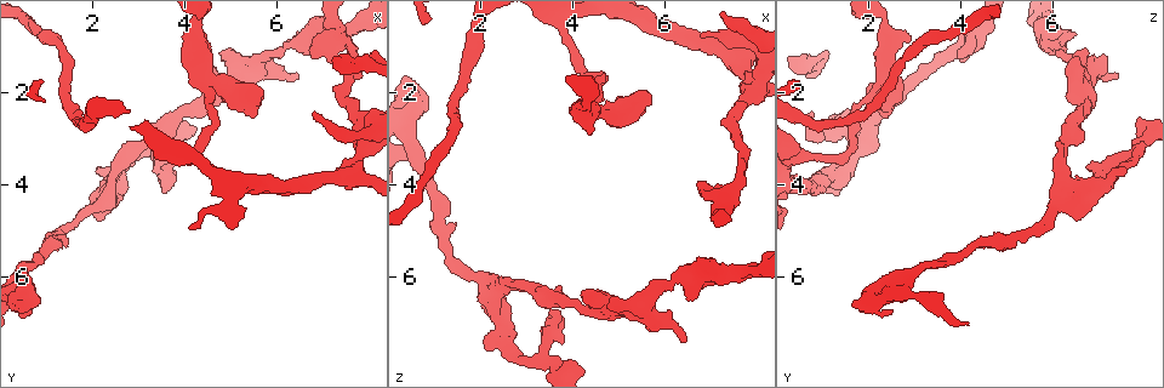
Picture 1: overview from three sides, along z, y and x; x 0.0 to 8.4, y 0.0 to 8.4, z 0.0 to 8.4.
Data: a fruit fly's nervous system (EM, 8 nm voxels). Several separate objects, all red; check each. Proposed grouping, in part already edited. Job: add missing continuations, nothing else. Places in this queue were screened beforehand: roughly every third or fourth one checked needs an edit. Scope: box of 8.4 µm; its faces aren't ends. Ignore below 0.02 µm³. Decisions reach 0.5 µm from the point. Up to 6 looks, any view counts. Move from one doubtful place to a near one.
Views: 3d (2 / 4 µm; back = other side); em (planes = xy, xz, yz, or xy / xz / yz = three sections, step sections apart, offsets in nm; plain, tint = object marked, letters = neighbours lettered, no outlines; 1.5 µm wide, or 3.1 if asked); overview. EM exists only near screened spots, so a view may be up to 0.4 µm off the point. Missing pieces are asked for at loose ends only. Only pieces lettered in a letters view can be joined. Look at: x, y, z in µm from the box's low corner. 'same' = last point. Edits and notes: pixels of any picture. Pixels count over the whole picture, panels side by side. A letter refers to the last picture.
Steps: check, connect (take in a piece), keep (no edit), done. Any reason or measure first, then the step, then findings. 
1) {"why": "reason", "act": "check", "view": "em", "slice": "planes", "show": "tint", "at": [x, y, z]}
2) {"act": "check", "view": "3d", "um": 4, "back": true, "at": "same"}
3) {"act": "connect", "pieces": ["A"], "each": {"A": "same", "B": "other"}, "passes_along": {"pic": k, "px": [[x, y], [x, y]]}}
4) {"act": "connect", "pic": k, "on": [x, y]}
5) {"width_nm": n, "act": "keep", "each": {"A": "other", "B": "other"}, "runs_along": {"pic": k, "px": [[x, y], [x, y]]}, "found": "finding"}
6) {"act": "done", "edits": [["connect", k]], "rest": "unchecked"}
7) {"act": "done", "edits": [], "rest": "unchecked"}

{"why": "branch stops here", "act": "check", "view": "3d", "um": 4, "at": [6.45, 1.60, 7.40]}

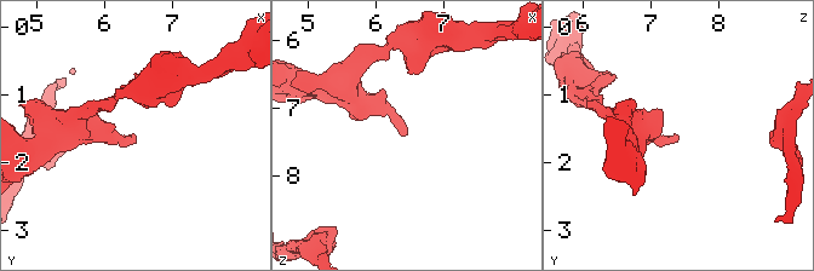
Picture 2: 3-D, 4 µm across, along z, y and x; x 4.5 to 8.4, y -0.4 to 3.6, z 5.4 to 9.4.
{"why": "need the tissue", "act": "check", "view": "em", "slice": "planes", "show": "letters", "at": [6.40, 1.60, 7.40]}

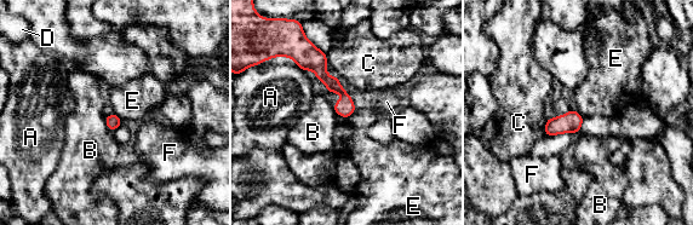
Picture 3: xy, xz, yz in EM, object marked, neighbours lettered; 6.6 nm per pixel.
{"act": "keep", "each": {"A": "other", "B": "other", "C": "other", "D": "other", "E": "other", "F": "other"}, "runs_along": {"pic": 3, "px": [[309, 53], [345, 97], [345, 114]]}, "found": "none of them fits"}

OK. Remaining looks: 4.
{"why": "branch stops here", "act": "check", "view": "3d", "um": 2, "at": [3.80, 2.60, 7.90]}

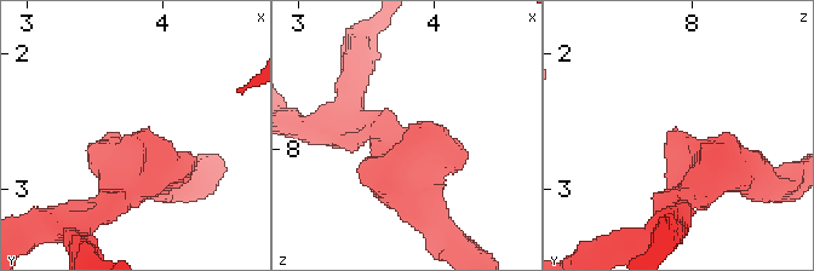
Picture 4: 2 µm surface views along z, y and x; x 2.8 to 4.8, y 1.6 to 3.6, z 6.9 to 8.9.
{"act": "check", "view": "em", "slice": "xy", "step": 4, "show": "tint", "at": [3.82, 2.58, 7.84]}

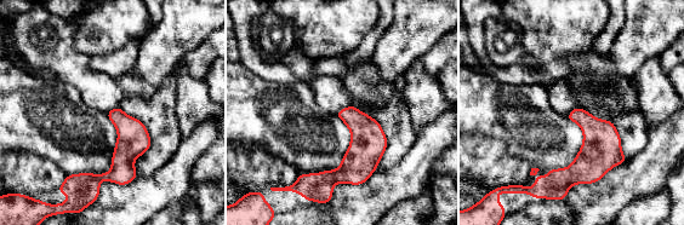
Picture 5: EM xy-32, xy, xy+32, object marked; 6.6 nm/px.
{"why": "cut it another way", "act": "check", "view": "em", "slice": "planes", "show": "letters", "at": "same"}

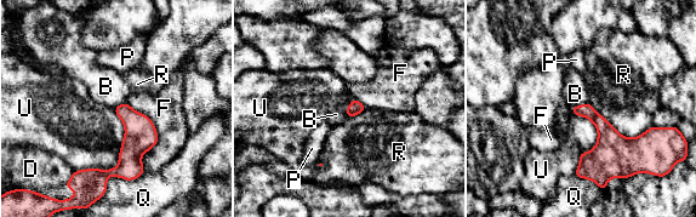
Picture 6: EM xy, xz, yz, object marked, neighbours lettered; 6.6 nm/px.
{"act": "keep", "each": {"B": "other", "D": "other", "F": "other", "P": "other", "Q": "other", "R": "other", "U": "other"}, "border": {"pic": 6, "px": [[353, 98], [347, 107], [344, 116]]}, "found": "no lettered piece goes on from it"}

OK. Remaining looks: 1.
{"why": "stops while still wide", "act": "check", "view": "em", "slice": "planes", "show": "letters", "at": [4.40, 0.75, 2.85]}

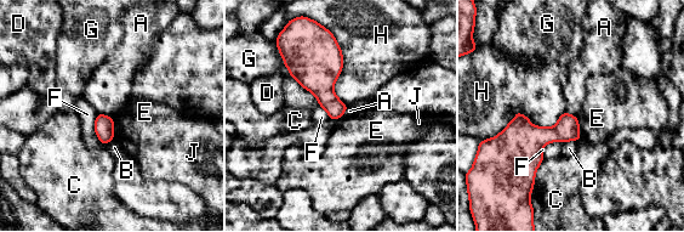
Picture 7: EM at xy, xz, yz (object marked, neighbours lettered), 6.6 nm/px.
{"act": "keep", "each": {"A": "other", "B": "other", "C": "other", "D": "other", "E": "other", "F": "other", "G": "other", "H": "other", "J": "other"}, "border": {"pic": 7, "px": [[348, 107], [338, 118], [331, 120]]}, "found": "no lettered piece goes on from it"}

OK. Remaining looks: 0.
{"act": "done", "edits": [], "rest": "unchecked"}

